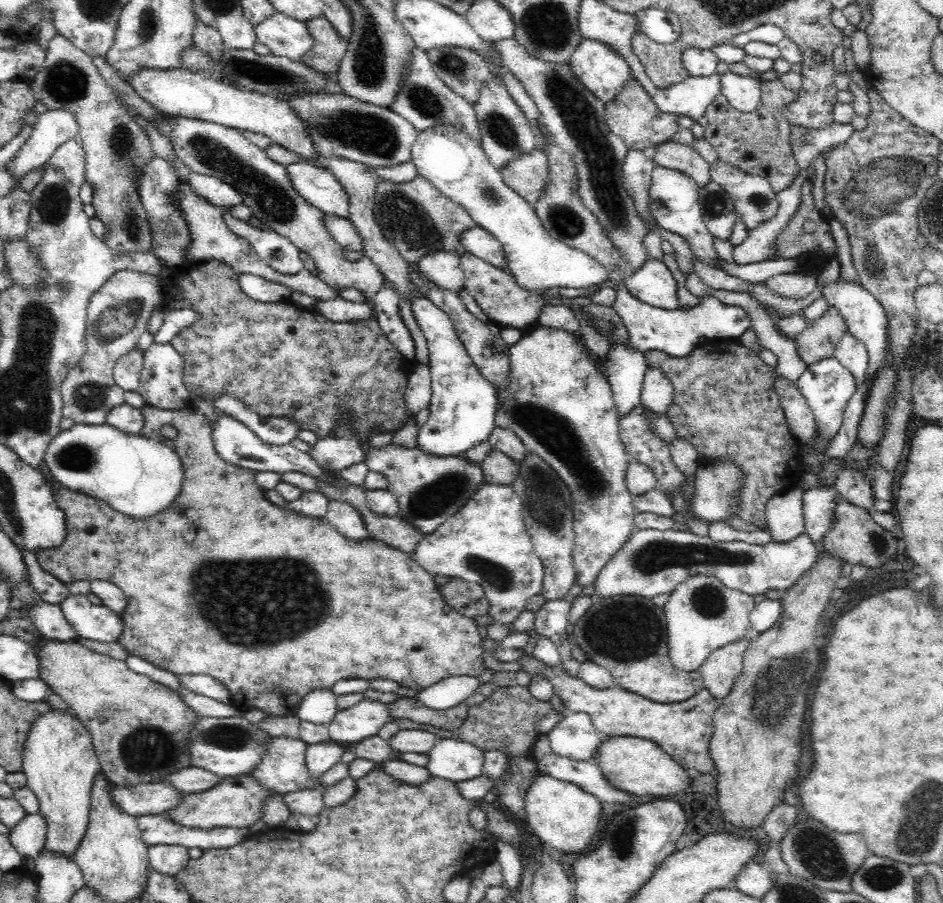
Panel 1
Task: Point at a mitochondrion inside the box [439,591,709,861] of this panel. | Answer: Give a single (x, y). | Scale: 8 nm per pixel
(592, 641)

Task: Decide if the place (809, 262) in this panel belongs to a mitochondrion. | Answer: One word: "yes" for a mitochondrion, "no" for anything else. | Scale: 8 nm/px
no

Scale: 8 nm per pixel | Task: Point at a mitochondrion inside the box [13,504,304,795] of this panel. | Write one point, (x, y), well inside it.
(147, 750)

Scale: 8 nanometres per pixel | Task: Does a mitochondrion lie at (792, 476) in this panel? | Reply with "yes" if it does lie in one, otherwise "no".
no

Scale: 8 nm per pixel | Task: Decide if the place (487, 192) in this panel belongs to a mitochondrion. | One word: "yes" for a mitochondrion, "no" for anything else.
yes

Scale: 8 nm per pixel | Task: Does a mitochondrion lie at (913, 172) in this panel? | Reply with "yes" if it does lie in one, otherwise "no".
yes

